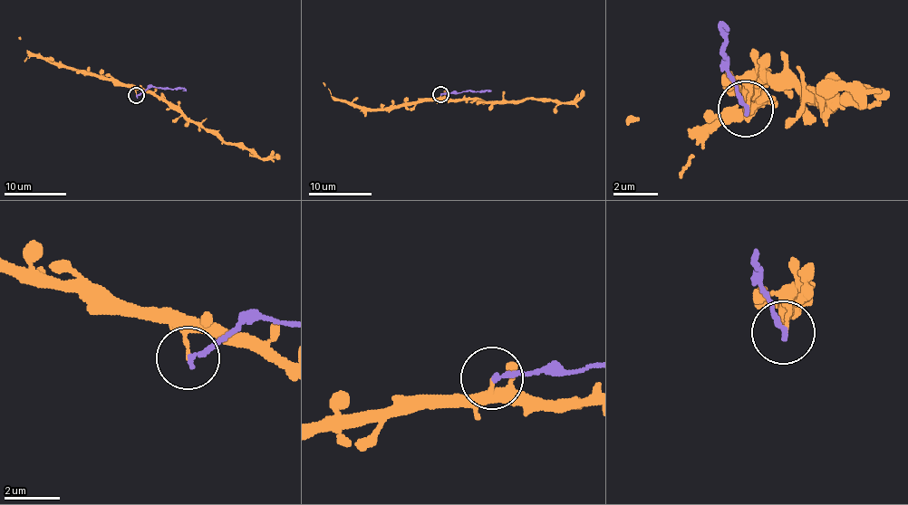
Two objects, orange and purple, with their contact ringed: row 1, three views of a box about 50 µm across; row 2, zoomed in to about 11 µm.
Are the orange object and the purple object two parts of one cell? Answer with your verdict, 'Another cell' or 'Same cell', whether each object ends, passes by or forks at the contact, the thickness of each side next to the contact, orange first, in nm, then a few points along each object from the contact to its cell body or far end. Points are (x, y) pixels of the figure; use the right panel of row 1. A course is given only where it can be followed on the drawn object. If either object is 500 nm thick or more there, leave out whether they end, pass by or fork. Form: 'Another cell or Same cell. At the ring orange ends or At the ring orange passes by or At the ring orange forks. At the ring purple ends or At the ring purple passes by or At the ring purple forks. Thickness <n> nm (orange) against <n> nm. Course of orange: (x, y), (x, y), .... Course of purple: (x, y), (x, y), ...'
Another cell. At the ring orange ends. At the ring purple ends. Thickness 80 nm (orange) against 180 nm. Course of orange: (747, 108), (762, 64), (805, 91), (814, 90), (830, 113), (829, 90), (861, 100), (861, 92), (815, 94). Course of purple: (747, 108), (729, 67), (721, 24), (727, 30)

